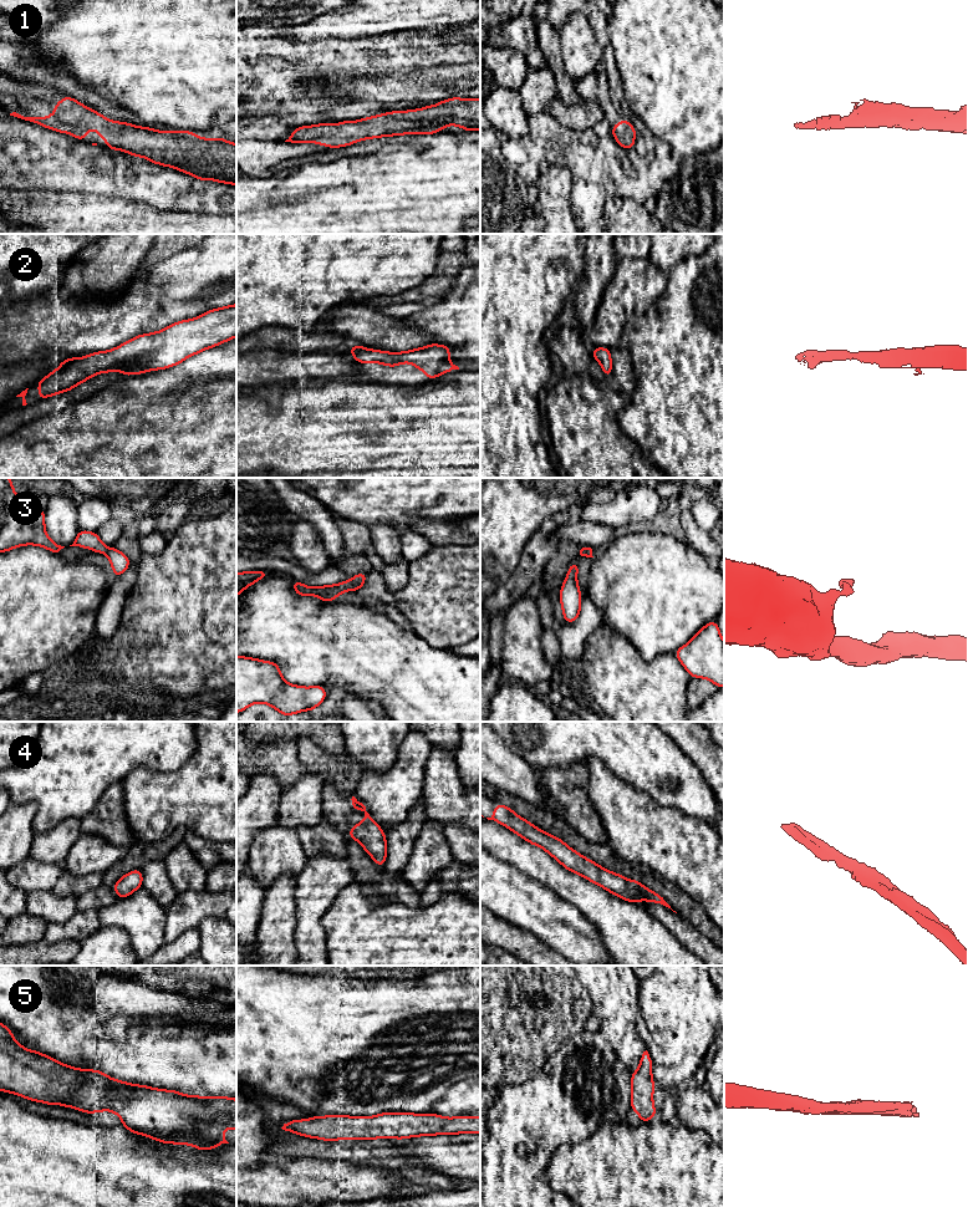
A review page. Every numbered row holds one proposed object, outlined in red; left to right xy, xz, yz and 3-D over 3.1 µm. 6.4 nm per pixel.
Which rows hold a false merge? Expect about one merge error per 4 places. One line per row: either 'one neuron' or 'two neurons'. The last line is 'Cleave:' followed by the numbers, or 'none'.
1: one neuron
2: one neuron
3: one neuron
4: one neuron
5: one neuron
Cleave: none

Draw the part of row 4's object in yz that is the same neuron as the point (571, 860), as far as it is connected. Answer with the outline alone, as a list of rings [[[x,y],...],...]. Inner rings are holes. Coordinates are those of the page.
[[[498,801],[498,806],[494,808],[494,810],[493,810],[493,815],[486,819],[504,825],[510,831],[515,832],[516,835],[519,835],[520,837],[523,837],[524,840],[526,840],[531,845],[540,846],[550,856],[556,859],[561,864],[561,866],[564,866],[566,870],[569,870],[574,874],[577,874],[577,875],[585,877],[586,880],[601,886],[606,891],[618,896],[621,900],[633,902],[633,903],[636,903],[637,901],[651,901],[653,903],[661,903],[661,905],[671,908],[671,906],[663,900],[663,897],[661,895],[645,887],[640,881],[626,880],[622,875],[615,874],[607,869],[603,869],[602,866],[597,865],[595,861],[586,859],[580,852],[577,852],[574,849],[571,849],[570,846],[567,846],[561,839],[552,836],[552,835],[538,829],[530,821],[528,821],[528,820],[523,819],[521,816],[519,816],[518,814],[515,814],[513,811],[513,809],[504,806],[499,801]],[[673,911],[673,912],[676,912],[676,911]]]

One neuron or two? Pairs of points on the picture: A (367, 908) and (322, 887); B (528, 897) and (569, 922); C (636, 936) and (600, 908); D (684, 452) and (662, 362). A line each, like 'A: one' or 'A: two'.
A: two
B: one
C: one
D: one

